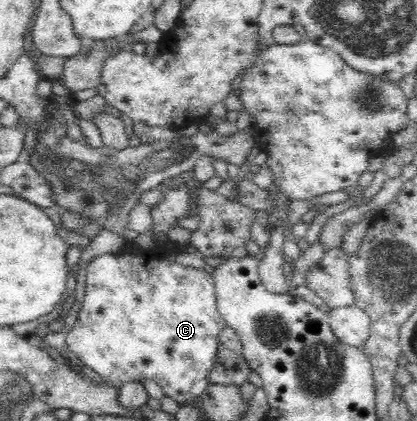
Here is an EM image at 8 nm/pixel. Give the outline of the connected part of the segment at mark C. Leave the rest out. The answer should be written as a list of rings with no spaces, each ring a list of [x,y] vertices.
[[[170,239],[167,242],[153,241],[147,248],[139,248],[132,243],[127,243],[123,253],[103,254],[93,259],[89,264],[84,265],[87,269],[87,274],[85,275],[85,297],[83,297],[83,303],[81,310],[78,312],[77,320],[66,335],[66,343],[68,348],[81,360],[84,366],[98,373],[110,386],[120,388],[128,381],[151,379],[163,388],[166,396],[185,405],[188,401],[201,397],[202,393],[210,387],[209,373],[213,371],[215,361],[217,361],[218,335],[222,332],[223,328],[229,325],[226,324],[226,321],[218,312],[215,298],[215,282],[213,282],[209,269],[195,269],[195,267],[185,267],[185,265],[181,266],[175,263],[175,255],[179,253],[180,248],[180,244],[172,242]]]

